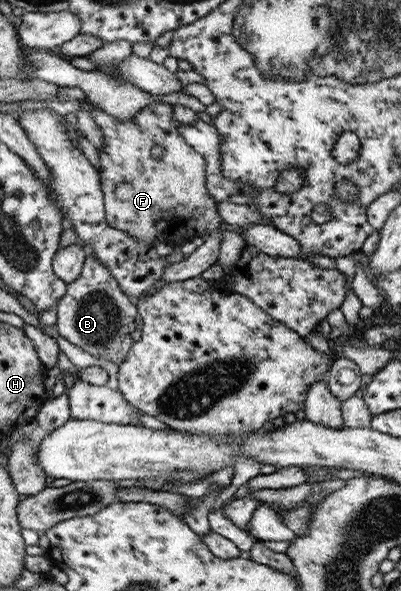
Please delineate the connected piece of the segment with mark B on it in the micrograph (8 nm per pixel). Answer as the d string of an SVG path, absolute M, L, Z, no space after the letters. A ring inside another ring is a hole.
M85 255L78 277L66 284L64 295L57 301L55 307L56 330L58 335L64 337L72 345L80 347L86 353L90 353L92 357L105 359L119 367L133 343L130 339L130 333L135 331L133 319L137 315L134 302L135 300L130 299L129 295L120 291L117 281L98 260L94 260L94 256Z

